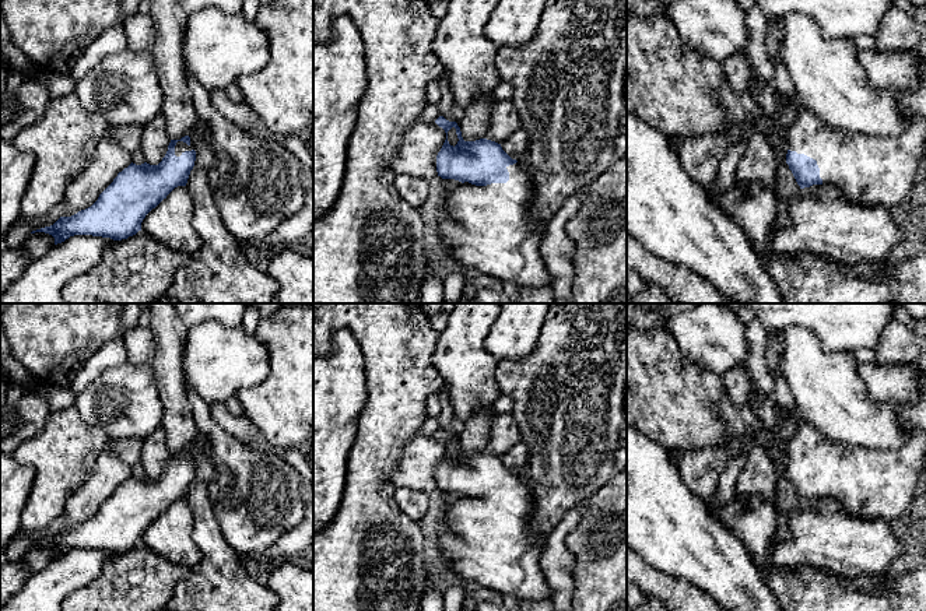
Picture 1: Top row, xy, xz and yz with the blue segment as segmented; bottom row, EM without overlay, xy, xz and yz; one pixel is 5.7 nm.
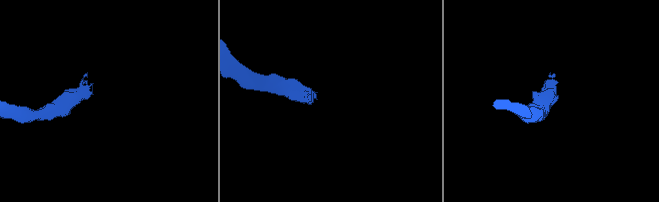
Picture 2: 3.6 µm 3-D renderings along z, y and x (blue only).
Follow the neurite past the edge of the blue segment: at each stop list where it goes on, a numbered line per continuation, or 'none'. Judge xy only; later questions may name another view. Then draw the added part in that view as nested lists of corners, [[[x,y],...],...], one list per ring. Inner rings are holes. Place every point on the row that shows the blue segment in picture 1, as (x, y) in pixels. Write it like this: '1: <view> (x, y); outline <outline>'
1: xy (41, 281); outline [[[74,235],[53,245],[0,294],[0,303],[66,303],[62,296],[64,285],[94,268],[113,242],[111,238]]]

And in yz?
1: yz (865, 169); outline [[[802,108],[788,130],[789,150],[817,161],[821,186],[829,186],[853,204],[894,208],[913,196],[916,172],[926,147],[926,117],[915,115],[906,127],[891,137],[831,129],[813,112]]]

